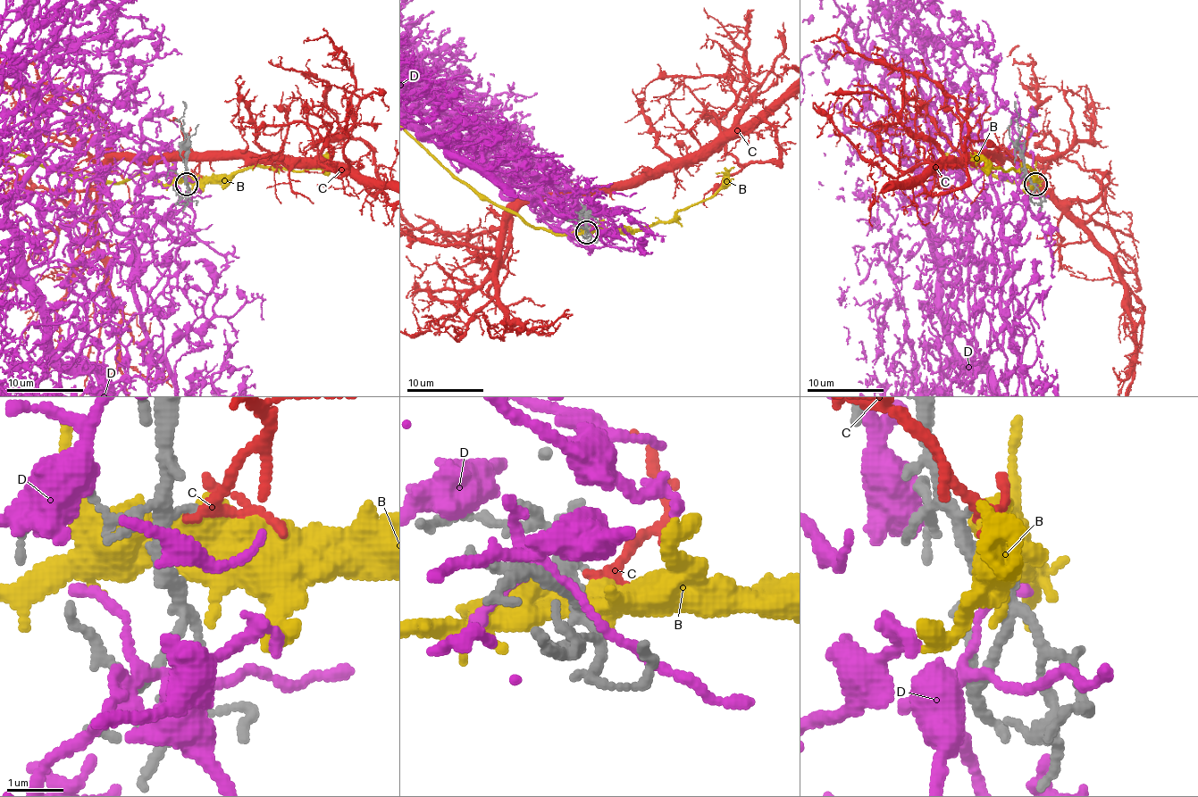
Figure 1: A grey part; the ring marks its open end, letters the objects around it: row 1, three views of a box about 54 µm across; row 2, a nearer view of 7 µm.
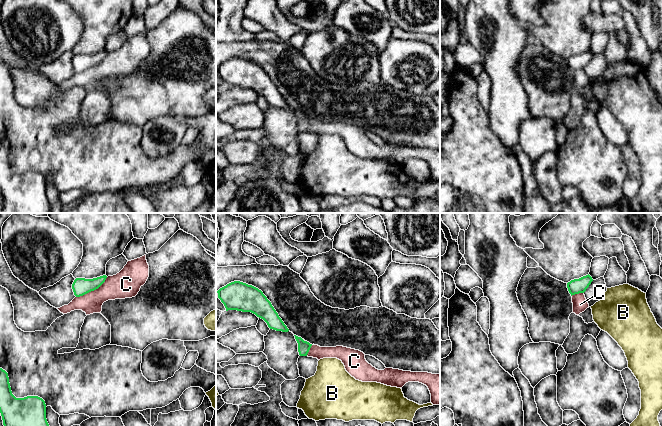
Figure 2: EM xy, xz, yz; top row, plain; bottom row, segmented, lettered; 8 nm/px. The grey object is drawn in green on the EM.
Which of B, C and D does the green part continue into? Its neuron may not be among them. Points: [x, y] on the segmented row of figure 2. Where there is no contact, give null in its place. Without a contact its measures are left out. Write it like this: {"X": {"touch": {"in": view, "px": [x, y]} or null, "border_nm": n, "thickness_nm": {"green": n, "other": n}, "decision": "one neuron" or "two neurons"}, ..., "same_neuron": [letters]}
{"B": {"touch": null, "decision": "two neurons"}, "C": {"touch": {"in": "xy", "px": [92, 290]}, "border_nm": 300, "thickness_nm": {"green": 140, "other": 200}, "decision": "two neurons"}, "D": {"touch": null, "decision": "two neurons"}, "same_neuron": []}

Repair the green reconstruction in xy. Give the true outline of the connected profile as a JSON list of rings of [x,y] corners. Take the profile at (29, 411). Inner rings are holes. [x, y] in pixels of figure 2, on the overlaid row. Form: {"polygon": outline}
{"polygon": [[[0,368],[0,413],[4,426],[49,426],[45,401],[38,396],[16,398],[11,391],[8,373]]]}

